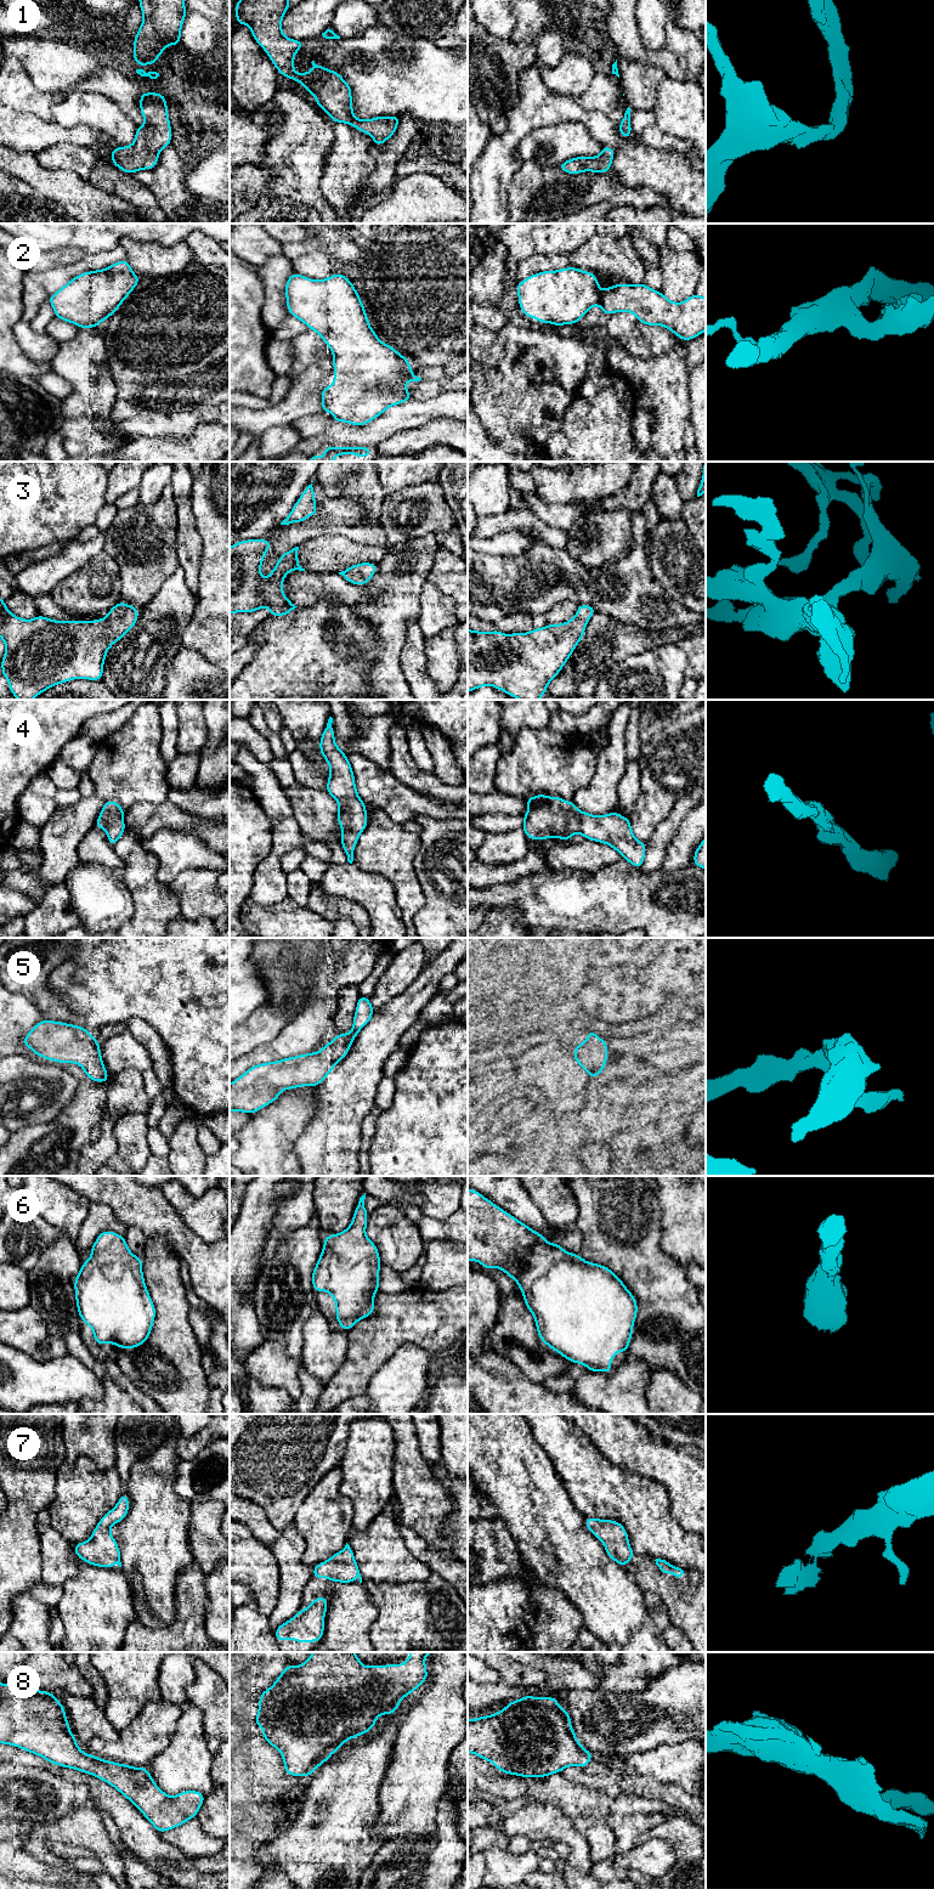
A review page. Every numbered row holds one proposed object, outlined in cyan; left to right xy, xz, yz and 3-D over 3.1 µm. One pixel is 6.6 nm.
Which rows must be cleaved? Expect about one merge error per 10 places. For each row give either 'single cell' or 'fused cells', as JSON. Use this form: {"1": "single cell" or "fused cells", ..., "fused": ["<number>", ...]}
{"1": "single cell", "2": "single cell", "3": "single cell", "4": "single cell", "5": "single cell", "6": "single cell", "7": "single cell", "8": "single cell", "fused": []}

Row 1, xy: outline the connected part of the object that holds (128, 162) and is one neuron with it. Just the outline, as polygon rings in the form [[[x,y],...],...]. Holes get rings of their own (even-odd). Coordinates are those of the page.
[[[142,92],[140,109],[145,124],[137,126],[134,143],[115,147],[111,152],[112,164],[130,175],[141,169],[152,170],[158,164],[160,151],[171,145],[171,125],[165,96]]]

